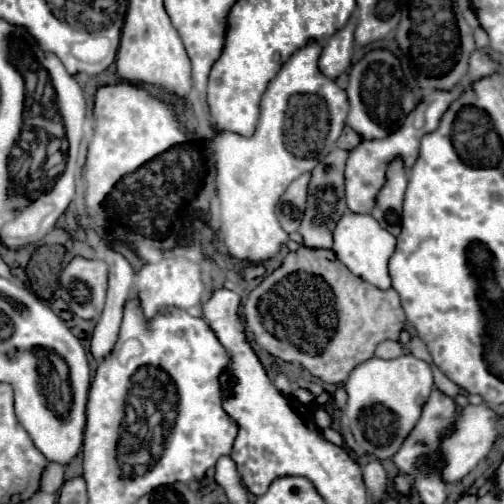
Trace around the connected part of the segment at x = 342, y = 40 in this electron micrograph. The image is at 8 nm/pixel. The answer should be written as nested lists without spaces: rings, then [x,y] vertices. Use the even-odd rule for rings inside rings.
[[[357,13],[347,21],[343,29],[339,29],[333,37],[323,41],[323,51],[319,57],[319,71],[329,79],[337,79],[351,65],[353,51],[353,31],[357,27]]]

